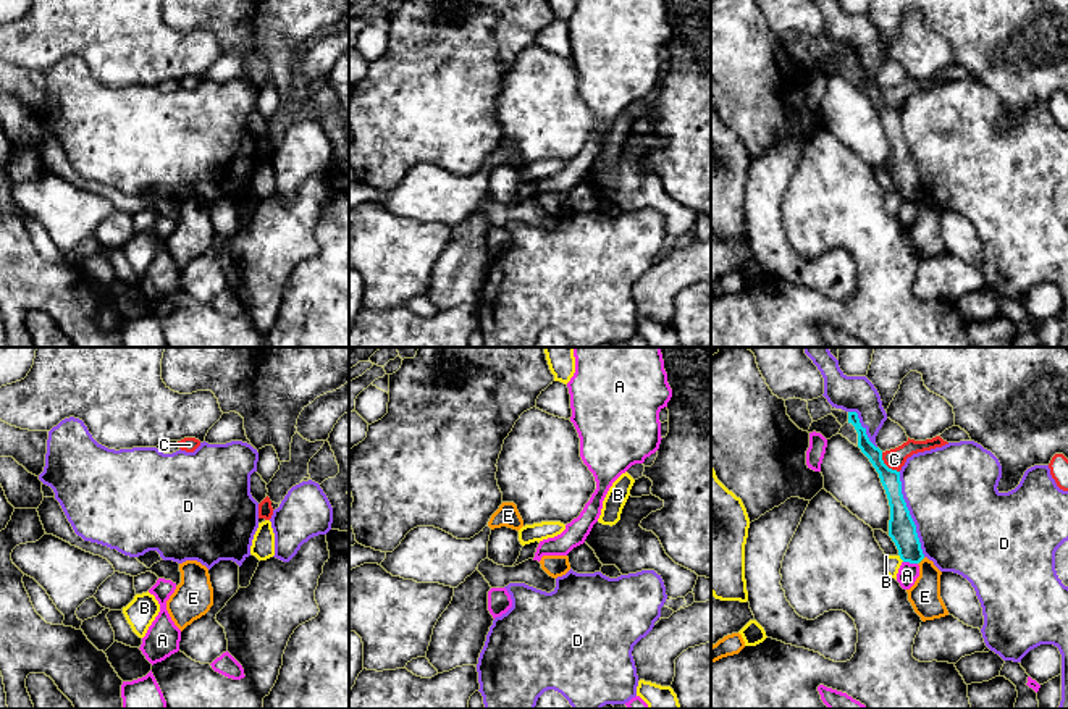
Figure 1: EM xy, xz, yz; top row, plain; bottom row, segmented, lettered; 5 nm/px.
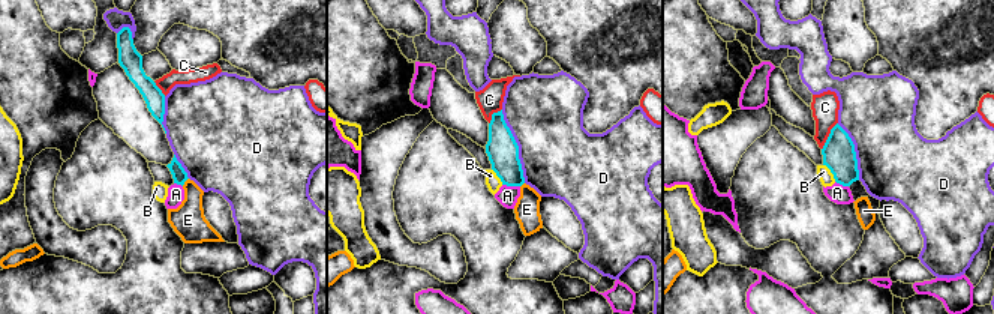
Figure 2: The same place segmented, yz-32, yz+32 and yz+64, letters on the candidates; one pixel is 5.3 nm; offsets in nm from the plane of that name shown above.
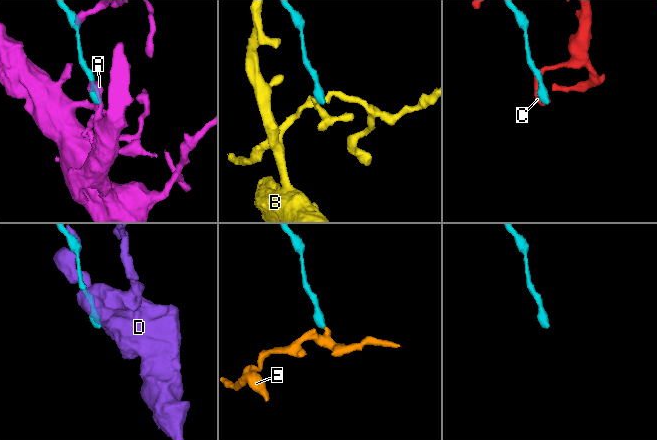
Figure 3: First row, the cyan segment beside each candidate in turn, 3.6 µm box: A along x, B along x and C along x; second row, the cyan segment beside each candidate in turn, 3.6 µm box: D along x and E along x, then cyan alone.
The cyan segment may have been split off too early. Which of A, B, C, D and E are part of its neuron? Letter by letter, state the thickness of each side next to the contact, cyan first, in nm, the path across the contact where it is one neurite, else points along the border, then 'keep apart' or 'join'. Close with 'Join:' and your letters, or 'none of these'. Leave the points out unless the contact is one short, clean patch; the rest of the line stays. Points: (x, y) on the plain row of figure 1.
A: calibres 140 and 100 nm; keep apart
B: calibres 140 and 80 nm; keep apart
C: calibres 100 and 100 nm; keep apart
D: calibres 140 and 460 nm; keep apart
E: calibres 140 and 160 nm; border yz (925, 196), (918, 202); keep apart
Join: none of these

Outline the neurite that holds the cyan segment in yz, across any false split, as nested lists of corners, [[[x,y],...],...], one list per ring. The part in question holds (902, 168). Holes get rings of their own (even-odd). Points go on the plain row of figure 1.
[[[848,50],[848,61],[855,65],[858,71],[858,86],[879,111],[885,128],[890,144],[889,174],[895,181],[900,197],[903,200],[919,202],[924,197],[924,192],[916,171],[916,163],[902,132],[900,110],[892,108],[884,102],[882,89],[869,79],[866,66],[861,65],[856,50]]]

